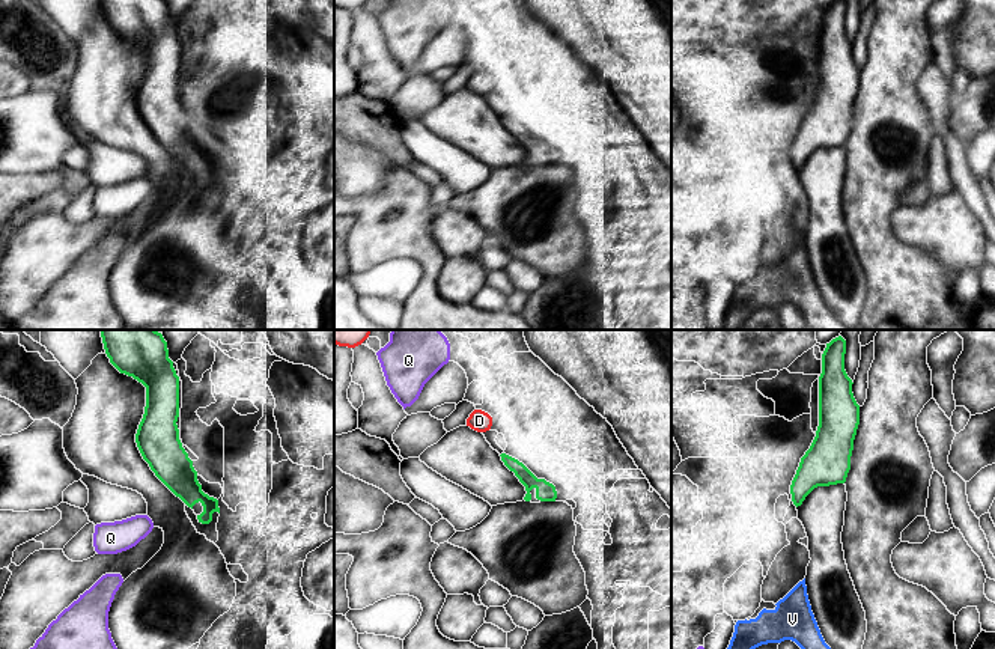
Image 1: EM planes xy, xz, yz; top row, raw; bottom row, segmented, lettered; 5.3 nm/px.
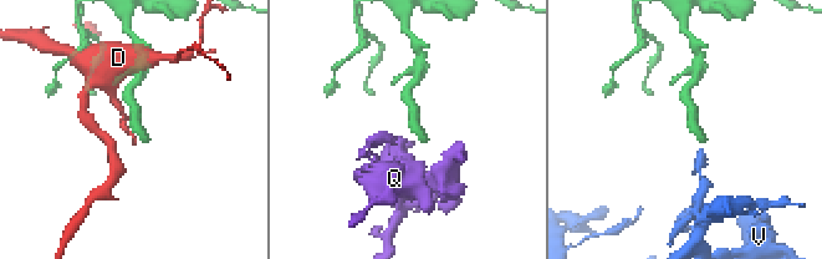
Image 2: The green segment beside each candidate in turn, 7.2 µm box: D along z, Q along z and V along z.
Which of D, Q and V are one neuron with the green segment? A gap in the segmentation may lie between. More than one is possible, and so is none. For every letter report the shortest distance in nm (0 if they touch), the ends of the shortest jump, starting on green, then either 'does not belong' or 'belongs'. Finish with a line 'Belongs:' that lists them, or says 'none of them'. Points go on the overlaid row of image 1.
D: 150 nm | xz (502, 453), (488, 429) | does not belong
Q: 190 nm | xy (170, 490), (146, 515) | does not belong
V: 380 nm | yz (797, 506), (804, 578) | belongs
Belongs: V

